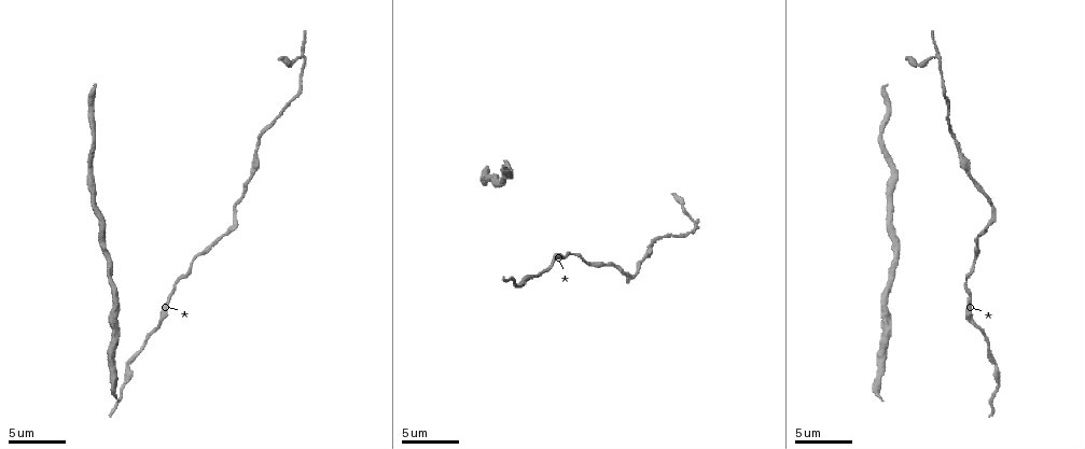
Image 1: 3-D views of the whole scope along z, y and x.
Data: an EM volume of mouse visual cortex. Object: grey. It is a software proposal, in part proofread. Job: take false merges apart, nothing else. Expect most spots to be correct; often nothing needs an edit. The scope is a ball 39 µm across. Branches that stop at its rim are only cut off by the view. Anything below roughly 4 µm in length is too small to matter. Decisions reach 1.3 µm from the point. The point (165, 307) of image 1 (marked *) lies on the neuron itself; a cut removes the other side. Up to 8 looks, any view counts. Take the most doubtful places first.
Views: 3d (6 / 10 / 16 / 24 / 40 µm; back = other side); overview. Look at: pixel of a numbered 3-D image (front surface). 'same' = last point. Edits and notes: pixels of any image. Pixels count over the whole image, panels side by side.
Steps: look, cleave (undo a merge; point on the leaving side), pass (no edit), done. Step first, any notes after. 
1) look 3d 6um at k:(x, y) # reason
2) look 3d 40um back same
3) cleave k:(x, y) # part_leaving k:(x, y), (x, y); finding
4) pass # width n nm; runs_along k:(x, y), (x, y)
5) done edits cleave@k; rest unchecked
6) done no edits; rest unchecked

look 3d 16um at 1:(961, 152) # calibre changes

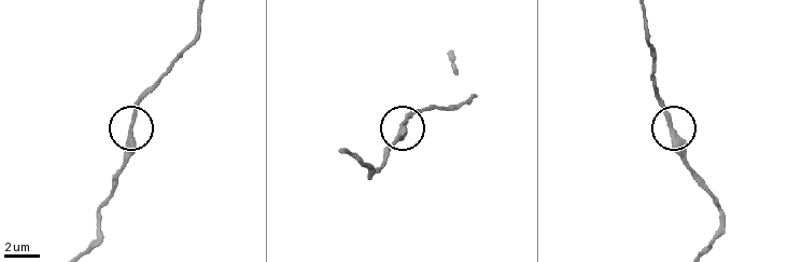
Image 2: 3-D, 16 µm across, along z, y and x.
pass # runs_along 2:(707, 245), (719, 206), (688, 163), (685, 141), (657, 95); one neuron here

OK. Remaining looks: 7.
look 3d 10um at 1:(628, 281) # thick turns thin

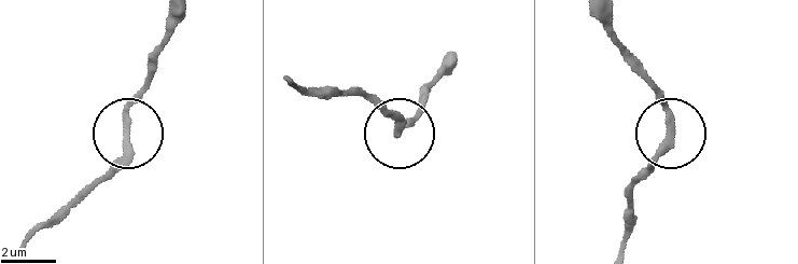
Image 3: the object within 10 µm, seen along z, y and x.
look 3d 10um back at 3:(128, 134) # other side

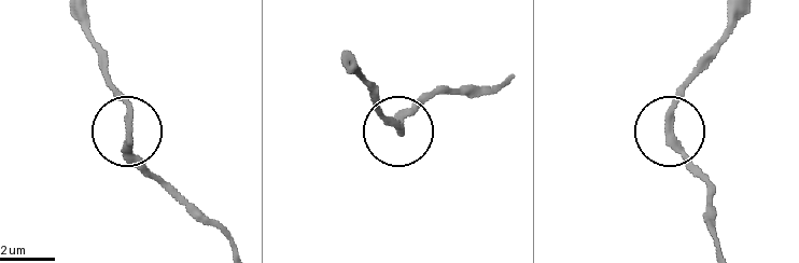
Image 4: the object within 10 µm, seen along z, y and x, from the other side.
pass # width 250 nm; all the same neuron

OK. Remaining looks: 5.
look 3d 16um at 1:(885, 328)

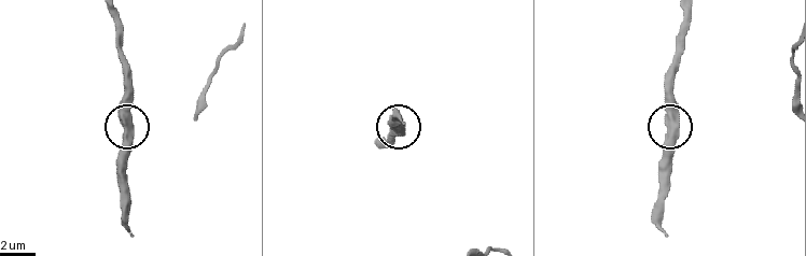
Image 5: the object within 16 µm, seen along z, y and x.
pass # width 530 nm; one neuron here

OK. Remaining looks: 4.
look 3d 16um at 1:(527, 279) # calibre changes

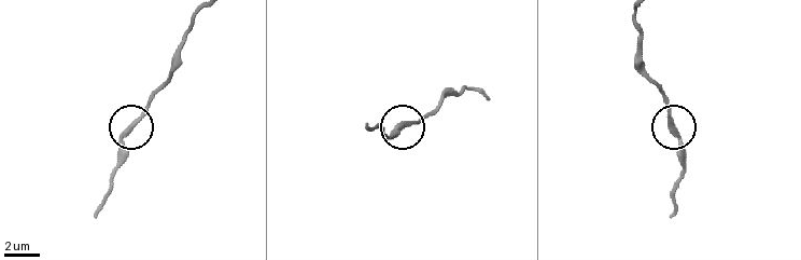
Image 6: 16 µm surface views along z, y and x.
pass # runs_along 6:(450, 94), (424, 117), (385, 137); all the same neuron

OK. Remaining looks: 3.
done no edits; rest unchecked

